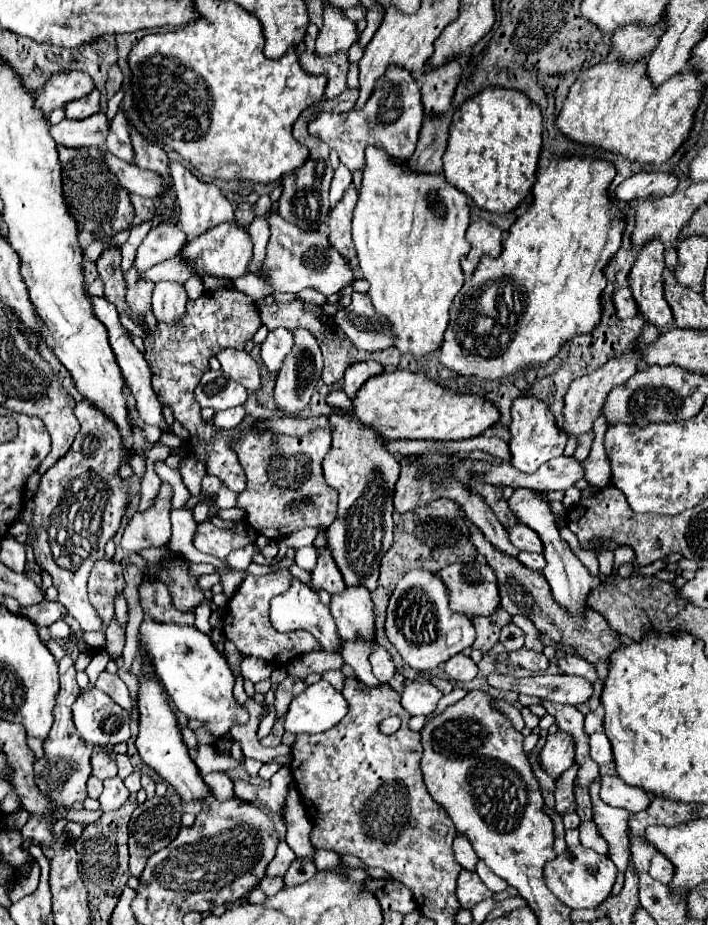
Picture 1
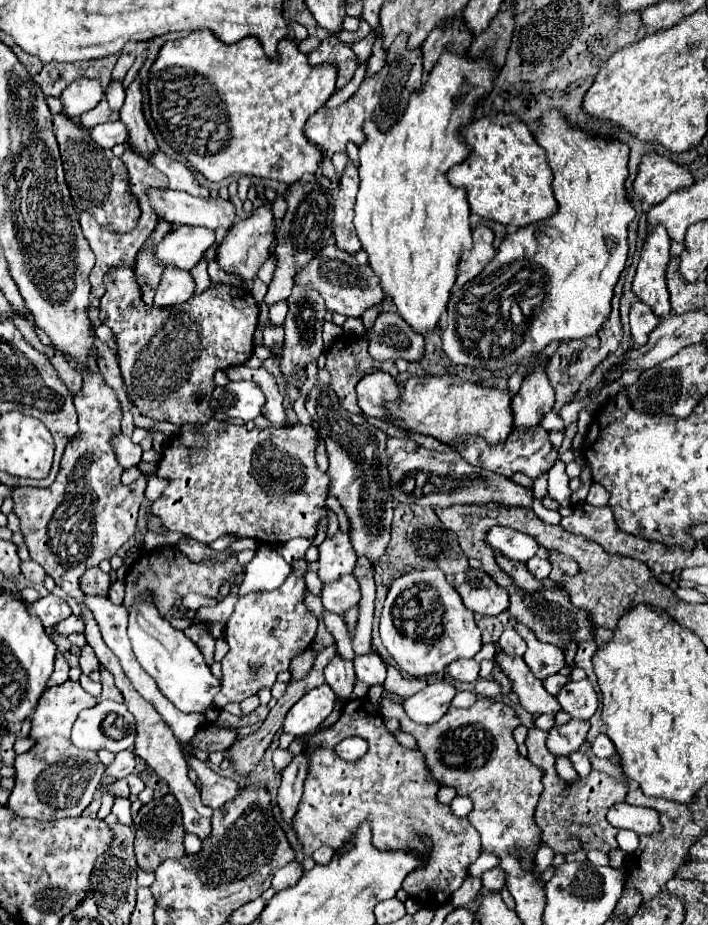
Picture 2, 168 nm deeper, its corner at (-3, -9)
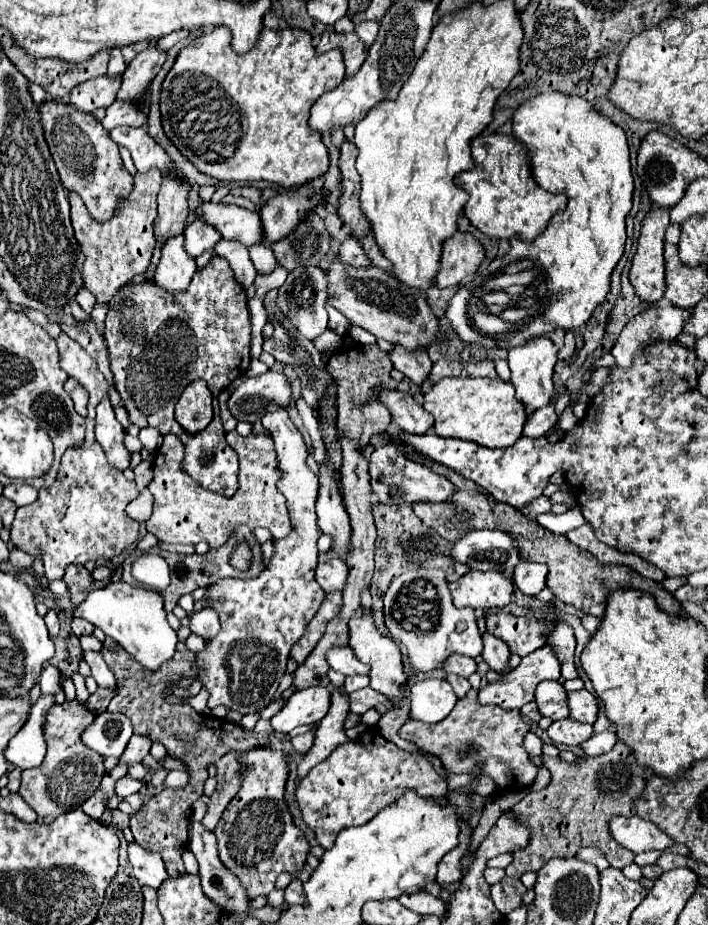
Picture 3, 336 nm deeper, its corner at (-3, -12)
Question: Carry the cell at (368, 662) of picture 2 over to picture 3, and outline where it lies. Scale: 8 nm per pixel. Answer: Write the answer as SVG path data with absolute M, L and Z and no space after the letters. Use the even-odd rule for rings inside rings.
M332 647L326 653L326 661L330 669L342 673L342 675L368 675L368 665L358 661L354 657L350 647Z

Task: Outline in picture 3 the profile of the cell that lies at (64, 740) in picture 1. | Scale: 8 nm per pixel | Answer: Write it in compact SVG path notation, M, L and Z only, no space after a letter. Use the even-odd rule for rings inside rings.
M76 701L52 705L52 709L48 711L46 727L44 727L48 753L40 767L22 771L22 785L20 785L20 795L38 813L36 819L38 823L50 823L58 815L78 809L86 799L94 795L96 787L100 785L100 779L106 771L102 765L102 757L80 741L84 729L92 721L94 715L84 707L84 703L76 703Z

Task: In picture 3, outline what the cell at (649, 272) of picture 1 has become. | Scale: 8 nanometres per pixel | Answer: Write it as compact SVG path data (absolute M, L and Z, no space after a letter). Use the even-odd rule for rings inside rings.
M652 207L646 213L642 221L636 255L632 259L628 275L632 287L636 289L636 295L652 305L656 305L666 291L662 249L664 249L664 233L668 223L670 223L668 209Z

